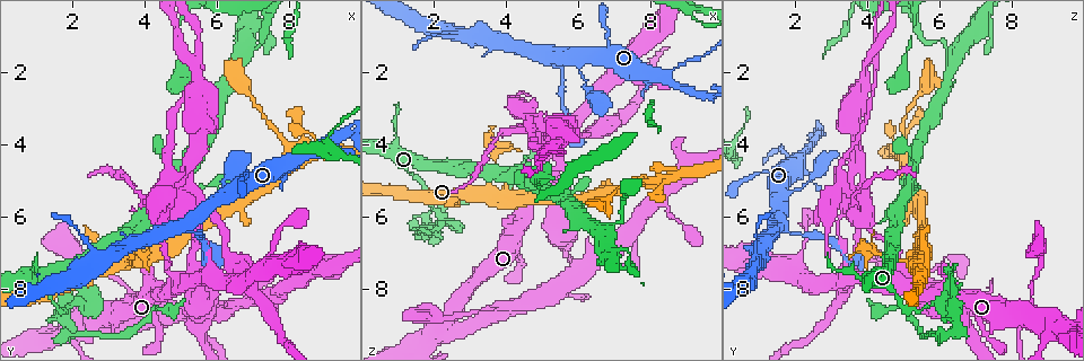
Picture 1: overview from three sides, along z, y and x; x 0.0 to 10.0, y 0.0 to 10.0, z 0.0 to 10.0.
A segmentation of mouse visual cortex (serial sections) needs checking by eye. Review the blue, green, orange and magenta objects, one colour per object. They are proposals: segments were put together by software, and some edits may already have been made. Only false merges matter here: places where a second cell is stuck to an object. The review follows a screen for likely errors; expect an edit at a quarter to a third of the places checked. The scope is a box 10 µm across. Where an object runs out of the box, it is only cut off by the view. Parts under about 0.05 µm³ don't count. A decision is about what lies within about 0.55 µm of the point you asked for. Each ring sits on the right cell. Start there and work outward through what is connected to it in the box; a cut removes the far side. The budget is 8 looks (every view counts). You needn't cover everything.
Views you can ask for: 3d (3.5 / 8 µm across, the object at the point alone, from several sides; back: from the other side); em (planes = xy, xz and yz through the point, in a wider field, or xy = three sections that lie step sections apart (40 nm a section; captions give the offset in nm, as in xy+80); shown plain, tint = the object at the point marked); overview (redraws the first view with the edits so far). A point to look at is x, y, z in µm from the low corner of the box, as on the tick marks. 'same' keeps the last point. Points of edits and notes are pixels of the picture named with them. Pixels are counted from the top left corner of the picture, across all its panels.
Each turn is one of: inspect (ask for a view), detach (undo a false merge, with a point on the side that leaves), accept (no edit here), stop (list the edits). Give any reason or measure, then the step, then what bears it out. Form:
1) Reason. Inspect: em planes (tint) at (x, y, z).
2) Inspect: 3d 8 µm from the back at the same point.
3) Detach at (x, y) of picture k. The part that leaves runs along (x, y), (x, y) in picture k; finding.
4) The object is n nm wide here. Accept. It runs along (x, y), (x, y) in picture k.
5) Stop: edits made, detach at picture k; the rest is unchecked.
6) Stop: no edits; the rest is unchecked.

Thin neck. Inspect: 3d 3.5 µm at (3.70, 7.20, 4.55).

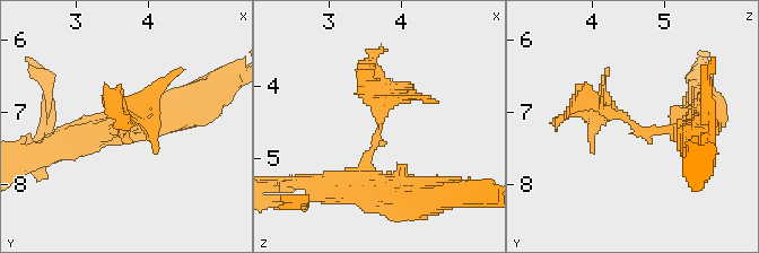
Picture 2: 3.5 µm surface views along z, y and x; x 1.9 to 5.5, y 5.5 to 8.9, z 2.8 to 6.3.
Inspect: em xy step 2 (tint) at (3.75, 7.20, 4.55).

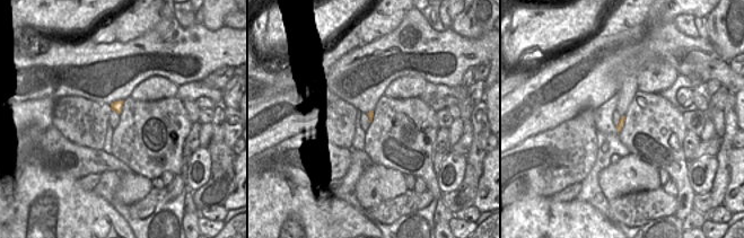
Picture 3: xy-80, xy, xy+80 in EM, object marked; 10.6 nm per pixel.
The object is 70 nm wide here. Accept. It runs along (346, 186), (381, 128), (374, 68) in picture 2; all the same cell.

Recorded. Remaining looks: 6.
Thick turns thin. Inspect: 3d 3.5 µm at (3.70, 8.05, 8.50).

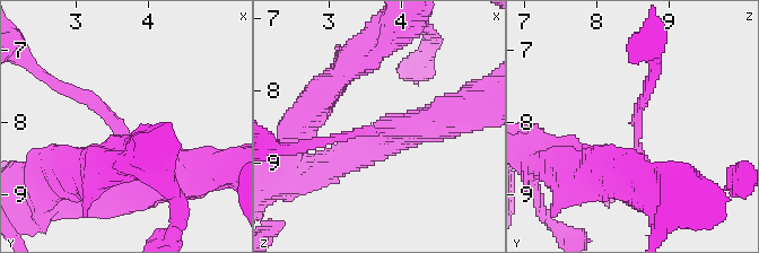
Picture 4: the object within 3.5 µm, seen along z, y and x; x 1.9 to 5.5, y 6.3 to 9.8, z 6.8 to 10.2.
The arms are 150, 500 nm wide. Inspect: em xy step 2 (tint) at (3.65, 8.10, 8.60).

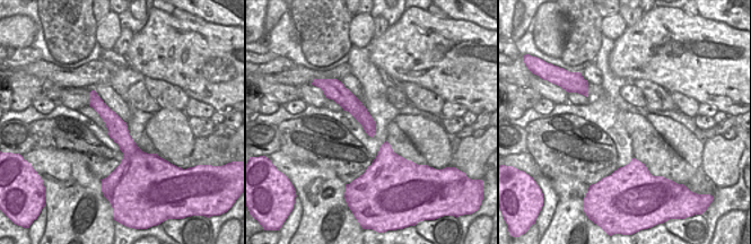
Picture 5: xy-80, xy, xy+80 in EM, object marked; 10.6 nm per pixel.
Accept. It runs along (118, 188), (131, 142), (58, 84) in picture 4; one cell here.

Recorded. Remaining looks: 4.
Small branch off a trunk. Inspect: 3d 8 µm at (8.35, 4.30, 2.15).

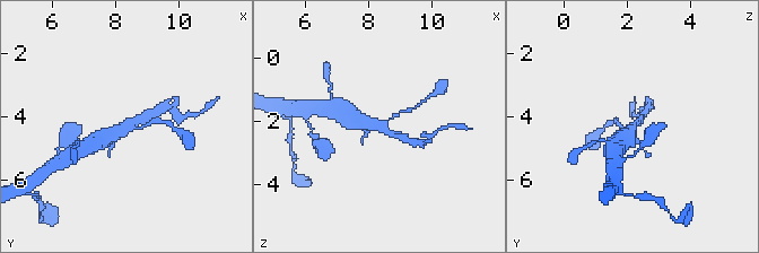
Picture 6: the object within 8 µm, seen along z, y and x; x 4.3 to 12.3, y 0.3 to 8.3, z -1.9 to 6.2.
Inspect: 3d 3.5 µm at the same point.

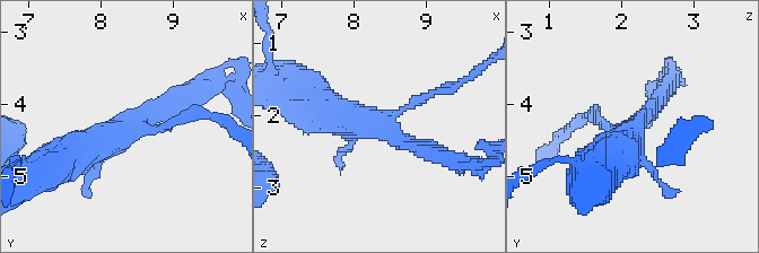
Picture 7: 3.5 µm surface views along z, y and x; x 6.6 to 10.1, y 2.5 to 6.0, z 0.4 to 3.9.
Need the tissue. Inspect: em xy step 2 (tint) at (8.35, 4.35, 2.15).

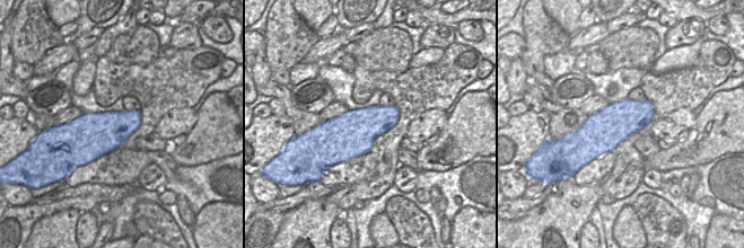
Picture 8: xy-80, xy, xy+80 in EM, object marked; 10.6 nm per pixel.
The object is 480 nm wide here. Accept. It runs along (66, 157), (186, 95) in picture 7; all the same cell.

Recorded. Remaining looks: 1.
Stop: no edits; the rest is unchecked.

